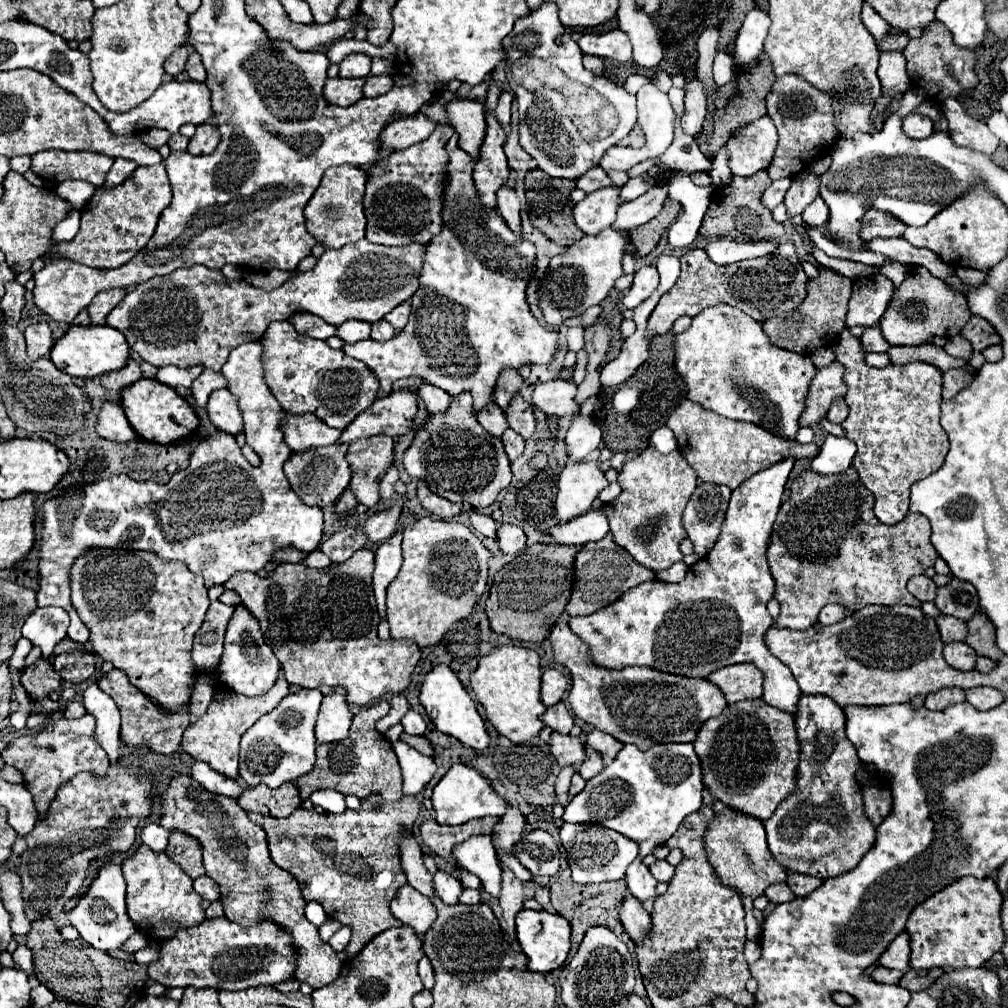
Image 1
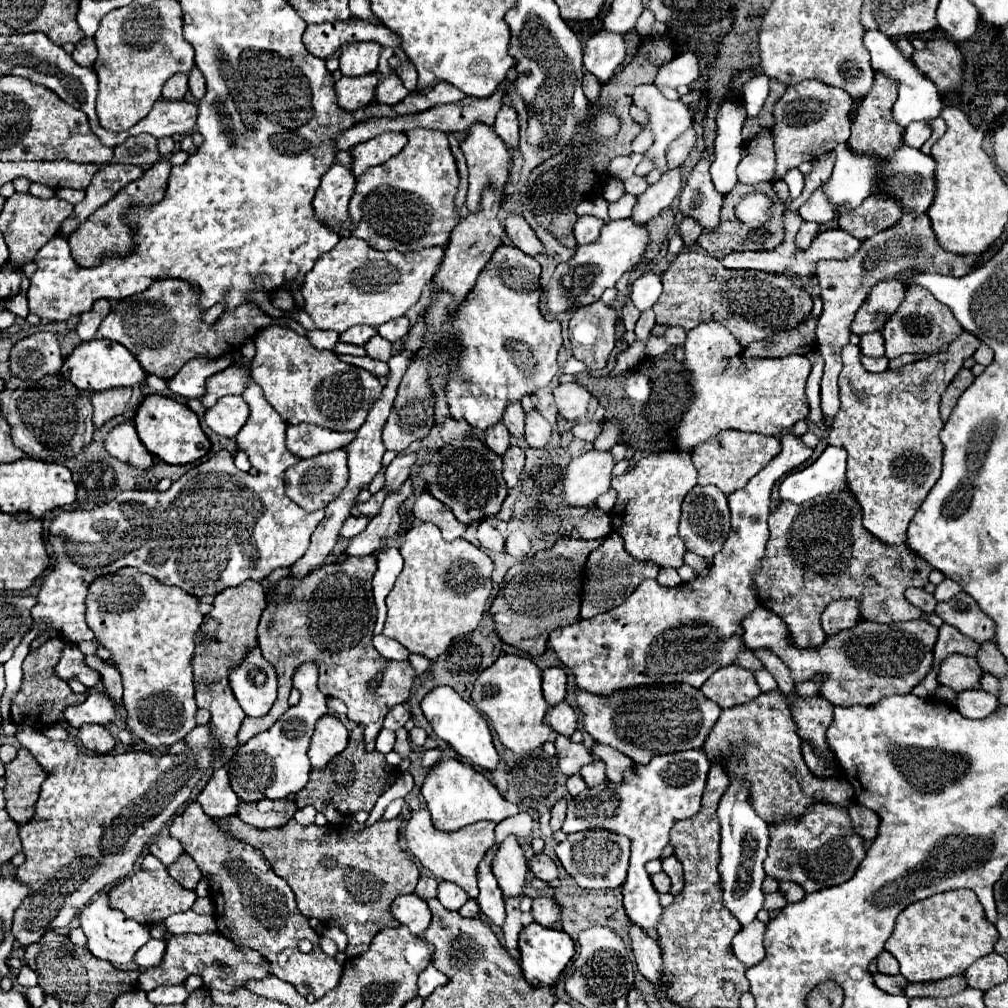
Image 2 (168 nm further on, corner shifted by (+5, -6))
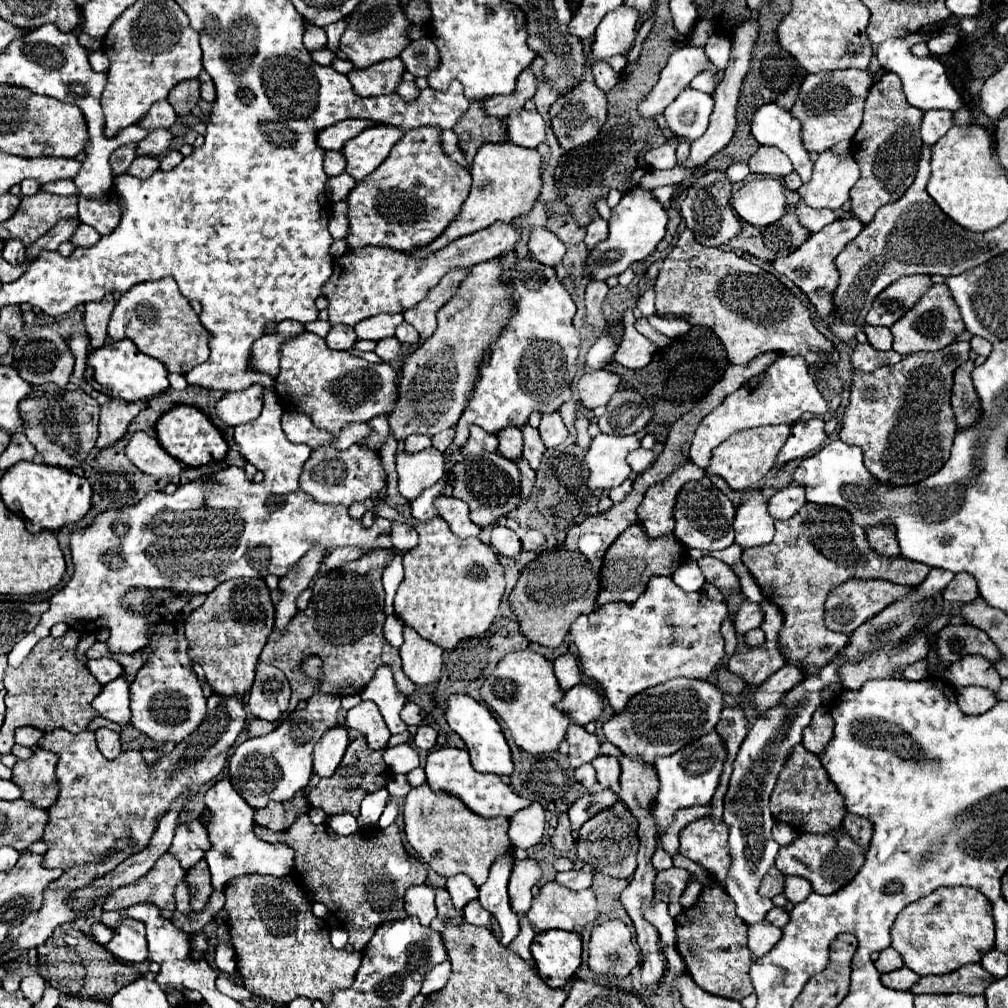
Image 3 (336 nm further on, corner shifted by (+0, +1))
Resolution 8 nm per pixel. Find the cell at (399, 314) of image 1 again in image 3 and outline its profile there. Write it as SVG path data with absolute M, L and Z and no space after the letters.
M401 323L401 325L397 327L397 331L395 331L395 337L397 337L401 343L411 345L411 343L415 343L415 341L419 339L419 333L417 333L409 323Z

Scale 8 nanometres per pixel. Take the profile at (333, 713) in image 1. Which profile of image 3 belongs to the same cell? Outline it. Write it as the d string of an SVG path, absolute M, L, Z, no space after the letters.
M335 725L327 731L313 749L313 771L319 777L331 777L343 759L343 753L349 745L347 727Z

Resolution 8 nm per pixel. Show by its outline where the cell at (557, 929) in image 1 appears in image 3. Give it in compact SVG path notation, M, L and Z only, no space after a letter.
M551 929L537 933L531 953L539 977L549 987L563 987L581 965L581 937L571 931Z

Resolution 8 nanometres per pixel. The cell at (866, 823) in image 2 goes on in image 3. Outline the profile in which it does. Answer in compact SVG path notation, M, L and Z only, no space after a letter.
M847 813L845 819L843 819L843 827L859 845L863 845L865 849L869 847L869 841L873 837L873 825L871 825L869 819L865 819L861 815Z

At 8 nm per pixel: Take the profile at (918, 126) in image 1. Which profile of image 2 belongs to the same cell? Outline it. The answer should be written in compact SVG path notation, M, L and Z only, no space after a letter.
M912 122L904 130L904 144L912 148L922 148L922 144L932 136L932 128L928 122Z

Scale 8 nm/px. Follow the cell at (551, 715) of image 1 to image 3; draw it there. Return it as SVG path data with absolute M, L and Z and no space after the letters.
M575 685L573 689L565 693L565 697L559 703L559 709L567 713L567 717L575 725L583 727L601 715L603 701L599 693L595 693L595 689L585 687L585 685Z

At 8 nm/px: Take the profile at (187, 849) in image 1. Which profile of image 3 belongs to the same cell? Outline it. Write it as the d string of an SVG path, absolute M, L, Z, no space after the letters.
M201 859L195 867L191 867L191 871L187 871L185 881L187 881L187 885L189 885L191 907L193 907L195 911L201 911L201 909L207 905L209 895L213 893L211 877L209 877L209 869L207 869L205 859Z

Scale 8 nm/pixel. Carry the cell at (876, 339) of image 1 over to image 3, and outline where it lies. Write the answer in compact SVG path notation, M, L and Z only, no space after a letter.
M863 325L863 331L867 335L869 345L873 345L877 351L887 351L893 345L893 335L887 327L873 327L873 325Z

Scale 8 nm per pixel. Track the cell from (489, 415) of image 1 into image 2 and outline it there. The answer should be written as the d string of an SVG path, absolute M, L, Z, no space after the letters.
M500 422L498 426L492 426L490 430L484 432L484 442L486 442L486 446L488 446L492 452L496 452L498 456L504 456L504 452L506 452L508 446L510 446L510 432L508 432L508 428Z

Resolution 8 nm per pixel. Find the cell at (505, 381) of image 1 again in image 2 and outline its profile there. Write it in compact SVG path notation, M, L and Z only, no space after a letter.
M516 404L516 406L508 406L506 408L506 414L504 414L504 426L510 430L512 438L514 438L514 444L518 444L520 448L528 448L526 442L524 442L524 412L522 412L522 406Z

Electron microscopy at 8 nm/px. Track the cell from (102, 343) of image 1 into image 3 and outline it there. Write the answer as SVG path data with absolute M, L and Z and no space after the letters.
M129 339L111 341L111 343L105 343L103 347L91 351L87 357L85 379L95 391L101 391L109 397L121 397L127 401L145 401L153 395L159 395L161 391L165 391L169 387L165 365L161 361L141 353L137 349L137 345Z

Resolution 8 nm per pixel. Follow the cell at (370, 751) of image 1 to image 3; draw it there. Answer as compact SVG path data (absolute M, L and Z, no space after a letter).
M363 735L353 739L343 755L343 763L339 763L339 771L327 779L315 779L315 785L305 787L305 797L313 807L321 807L327 815L351 813L359 817L359 805L365 795L375 793L387 785L387 765L383 761L383 751L373 751L367 747Z

